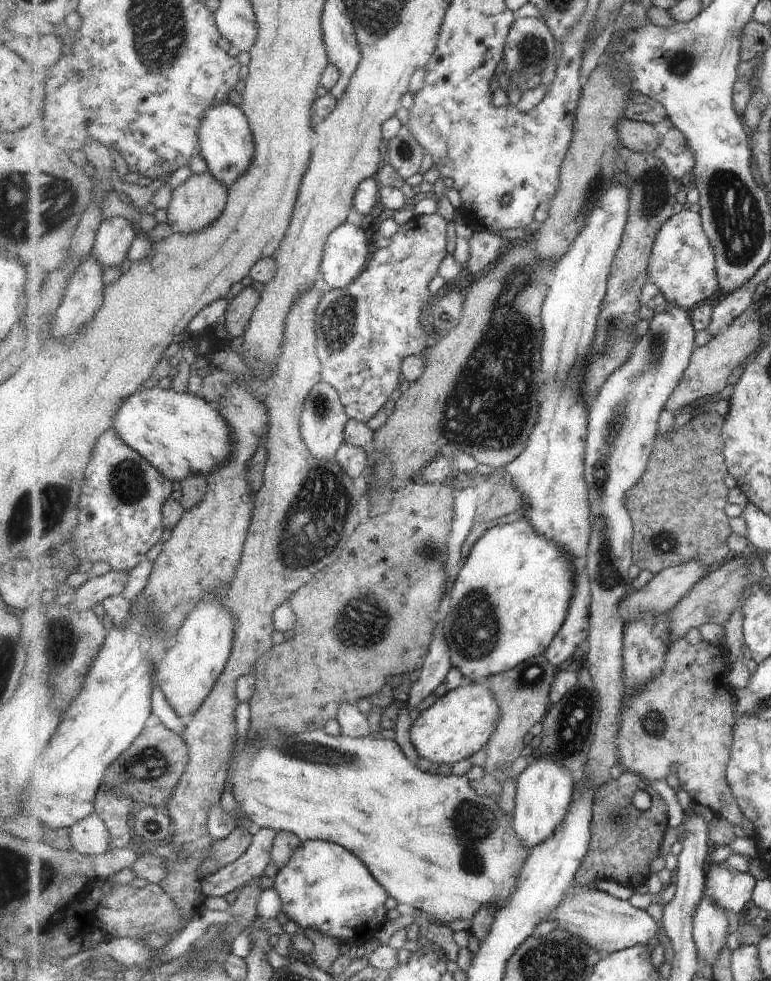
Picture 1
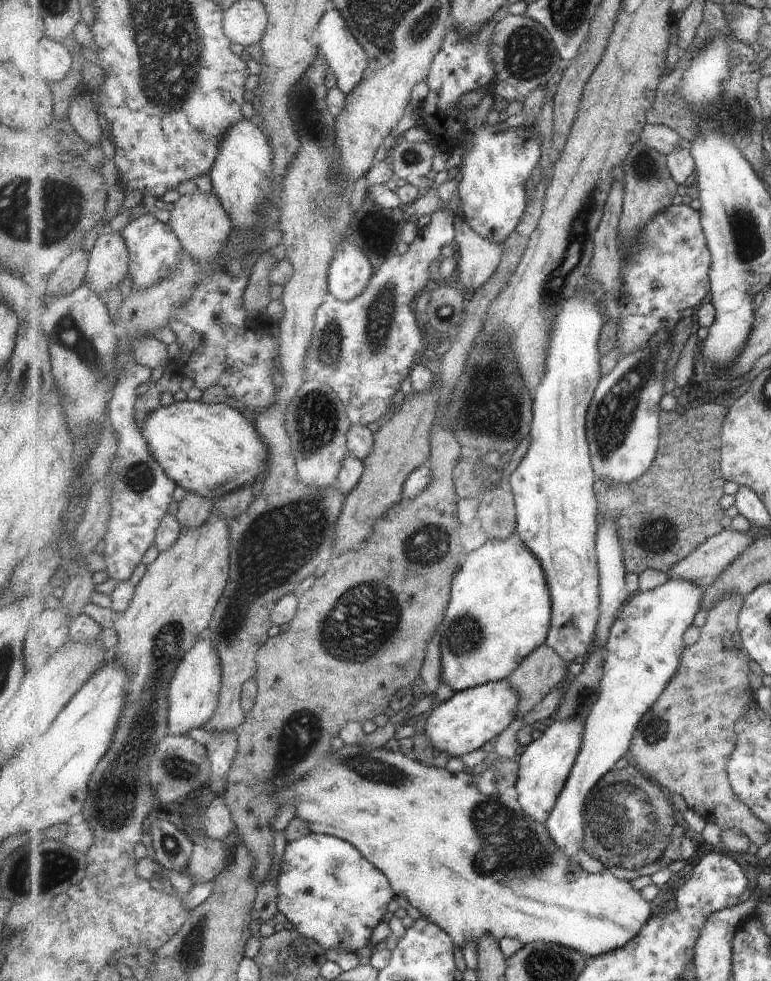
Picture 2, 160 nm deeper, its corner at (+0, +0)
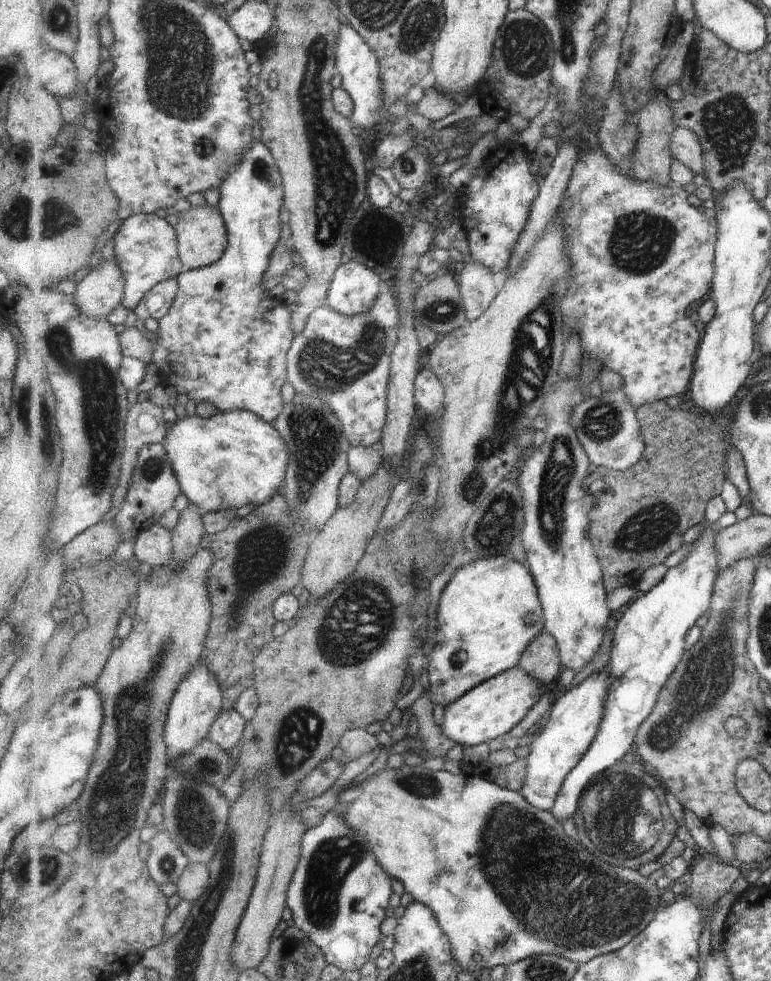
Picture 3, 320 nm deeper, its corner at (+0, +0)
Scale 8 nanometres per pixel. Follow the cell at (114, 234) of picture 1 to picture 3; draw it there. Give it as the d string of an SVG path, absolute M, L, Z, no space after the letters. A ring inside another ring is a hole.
M115 259L100 263L82 279L73 296L81 312L94 319L107 318L121 305L126 287Z

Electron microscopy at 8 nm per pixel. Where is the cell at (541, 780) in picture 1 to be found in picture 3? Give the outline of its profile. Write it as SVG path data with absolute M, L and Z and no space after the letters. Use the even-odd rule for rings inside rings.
M607 665L600 671L595 671L581 684L554 698L540 735L529 745L529 755L525 758L528 762L528 773L520 793L533 806L551 811L556 805L556 798L568 774L580 764L600 732L613 684L612 666Z

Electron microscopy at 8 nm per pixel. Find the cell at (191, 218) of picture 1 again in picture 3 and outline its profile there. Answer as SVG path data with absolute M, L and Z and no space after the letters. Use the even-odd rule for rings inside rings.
M207 205L192 206L188 213L178 216L179 222L175 224L175 227L178 234L179 256L185 270L202 269L219 262L228 245L228 226L219 208L210 208Z

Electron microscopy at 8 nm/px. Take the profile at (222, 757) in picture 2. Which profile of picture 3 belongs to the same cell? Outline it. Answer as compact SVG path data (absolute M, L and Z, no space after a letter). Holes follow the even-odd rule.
M235 709L223 710L212 724L208 739L231 752L237 752L248 722Z

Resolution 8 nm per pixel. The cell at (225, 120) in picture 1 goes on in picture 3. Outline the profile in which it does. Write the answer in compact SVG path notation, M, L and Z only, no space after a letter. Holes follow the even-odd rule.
M261 141L254 142L252 148L242 157L239 168L226 179L220 190L219 210L223 215L225 224L228 226L228 245L225 249L223 258L211 266L185 271L178 276L178 291L169 312L158 321L158 331L156 343L153 340L152 360L157 366L158 374L167 385L172 385L178 393L185 392L190 400L197 404L211 403L216 406L219 412L229 412L232 410L251 411L272 423L283 412L284 403L281 396L283 384L288 382L288 352L292 348L292 340L295 332L292 327L292 314L279 297L272 297L264 285L264 276L268 272L269 265L272 262L272 254L276 250L281 240L281 208L284 207L284 178L280 167L272 150L265 146Z

